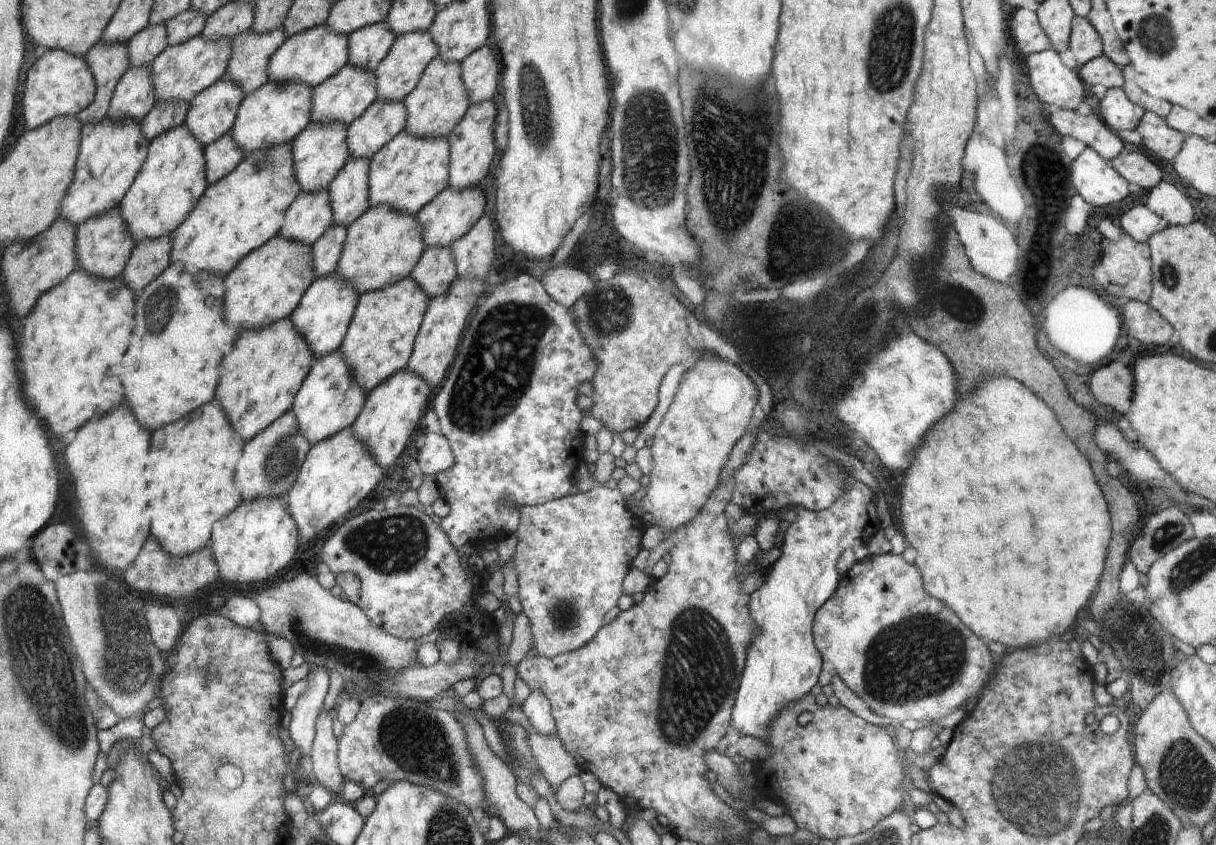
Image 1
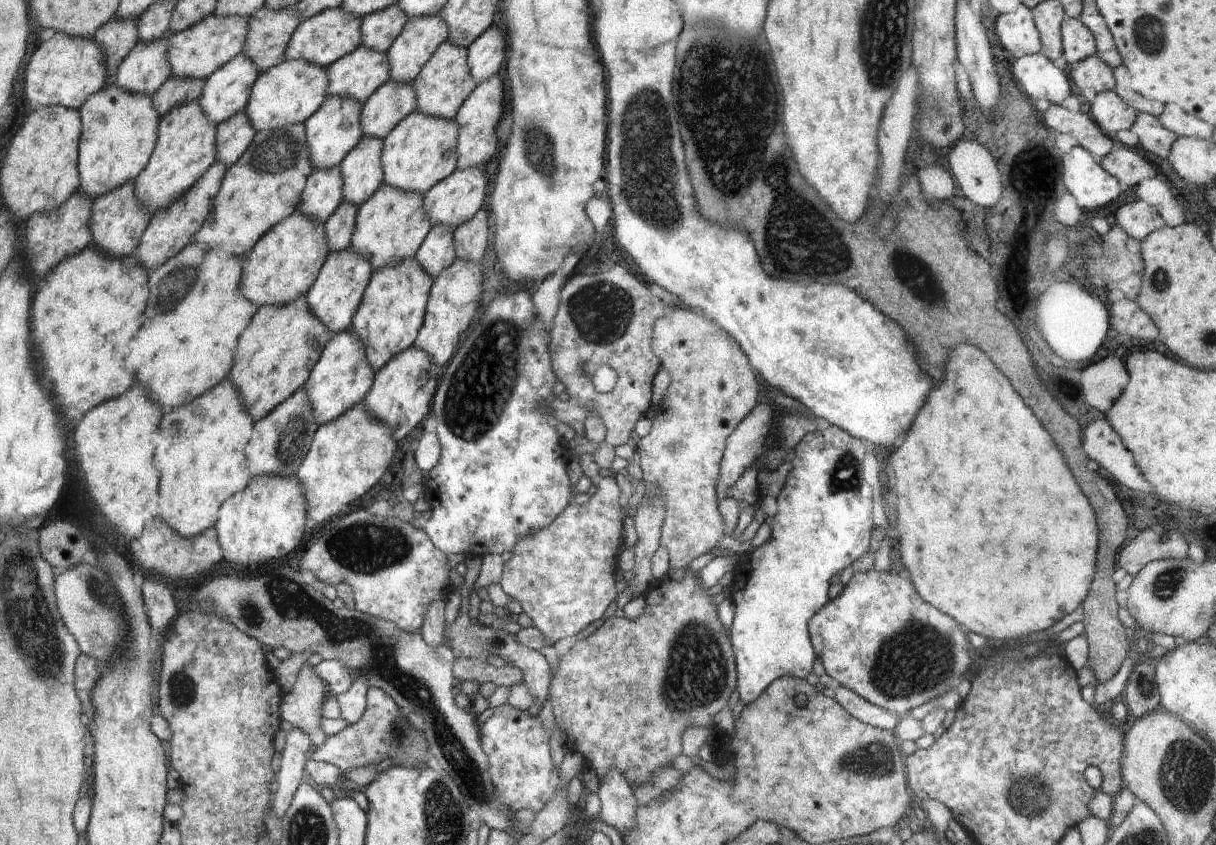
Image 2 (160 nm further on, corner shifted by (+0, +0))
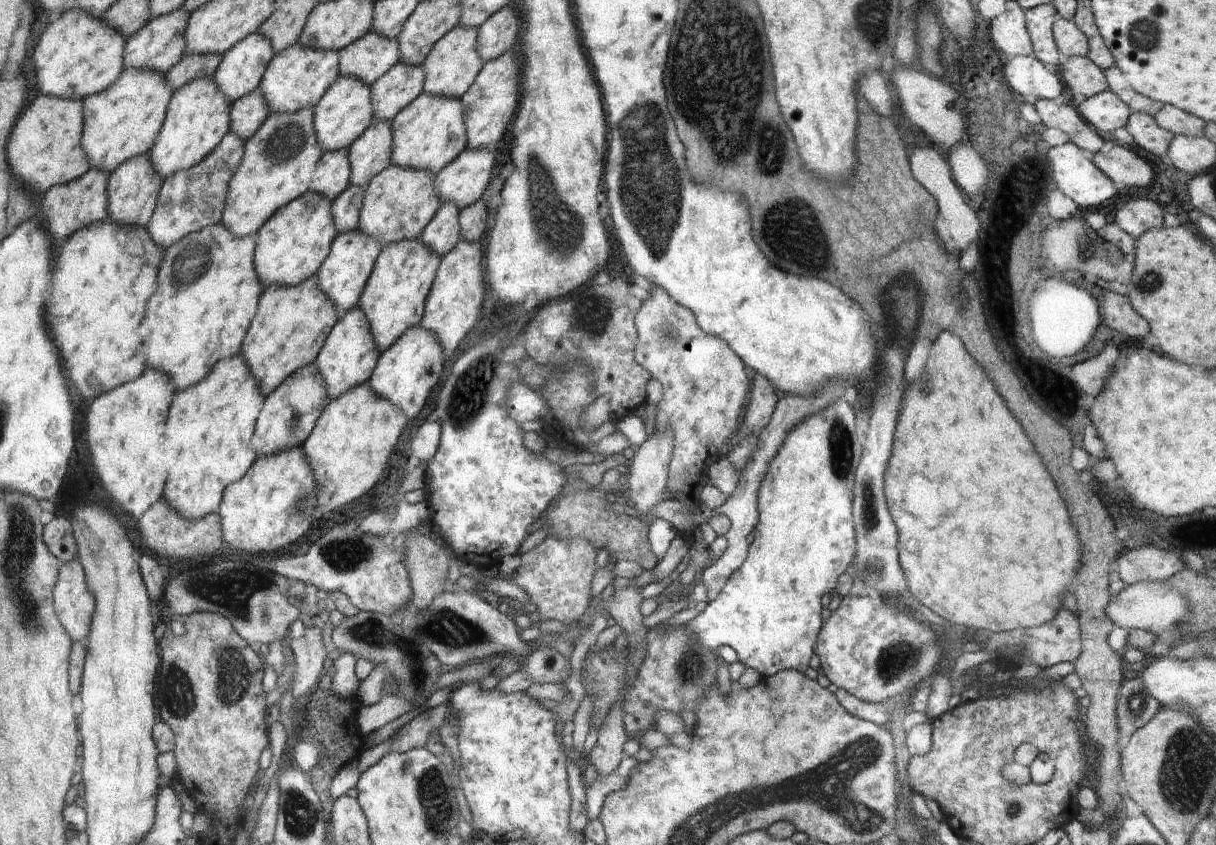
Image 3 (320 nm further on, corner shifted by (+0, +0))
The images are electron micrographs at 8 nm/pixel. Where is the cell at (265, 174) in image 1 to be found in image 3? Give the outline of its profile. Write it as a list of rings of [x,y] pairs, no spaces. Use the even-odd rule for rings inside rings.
[[[313,108],[291,113],[271,112],[245,142],[244,158],[230,179],[220,222],[236,236],[258,232],[280,208],[308,190],[312,173],[324,153],[313,125]]]

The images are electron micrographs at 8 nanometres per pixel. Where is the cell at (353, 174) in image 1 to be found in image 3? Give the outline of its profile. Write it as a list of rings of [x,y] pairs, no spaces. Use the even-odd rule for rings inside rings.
[[[376,121],[347,149],[351,166],[350,185],[368,185],[392,164],[393,129],[390,121]]]

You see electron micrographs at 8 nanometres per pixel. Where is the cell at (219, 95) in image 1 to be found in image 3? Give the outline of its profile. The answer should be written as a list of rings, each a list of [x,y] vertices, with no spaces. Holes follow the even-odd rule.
[[[254,33],[242,39],[234,48],[224,53],[218,68],[213,74],[218,88],[230,102],[246,96],[260,86],[261,80],[264,78],[264,74],[275,54],[276,50],[273,48],[273,44],[260,33]]]

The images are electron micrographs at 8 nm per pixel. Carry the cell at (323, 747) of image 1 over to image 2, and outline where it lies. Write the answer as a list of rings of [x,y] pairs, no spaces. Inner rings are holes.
[[[307,662],[302,665],[292,690],[280,702],[280,717],[302,729],[316,748],[328,736],[320,729],[323,702],[329,696],[326,684]]]

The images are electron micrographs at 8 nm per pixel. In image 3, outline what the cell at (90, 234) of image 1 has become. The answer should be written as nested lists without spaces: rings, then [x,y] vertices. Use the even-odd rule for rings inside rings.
[[[149,153],[124,162],[109,174],[109,216],[111,221],[127,227],[147,227],[156,210],[157,198],[163,176],[154,168]]]

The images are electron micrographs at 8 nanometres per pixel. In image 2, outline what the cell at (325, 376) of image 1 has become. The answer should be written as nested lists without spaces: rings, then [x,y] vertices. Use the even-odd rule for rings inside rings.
[[[352,326],[346,331],[332,334],[304,390],[311,400],[311,409],[318,426],[333,422],[334,419],[345,414],[349,408],[362,403],[373,386],[375,376],[376,372],[365,355],[365,345],[358,335],[352,332]]]

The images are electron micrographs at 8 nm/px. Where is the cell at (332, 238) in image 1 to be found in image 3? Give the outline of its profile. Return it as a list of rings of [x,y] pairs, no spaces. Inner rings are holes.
[[[349,184],[334,200],[332,218],[338,234],[354,230],[359,226],[359,214],[363,205],[367,185]]]

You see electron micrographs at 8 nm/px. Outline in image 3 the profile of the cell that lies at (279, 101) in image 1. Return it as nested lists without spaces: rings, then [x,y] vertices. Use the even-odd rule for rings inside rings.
[[[296,42],[273,56],[258,89],[268,101],[271,112],[291,113],[316,106],[338,78],[340,78],[339,51],[303,47]]]

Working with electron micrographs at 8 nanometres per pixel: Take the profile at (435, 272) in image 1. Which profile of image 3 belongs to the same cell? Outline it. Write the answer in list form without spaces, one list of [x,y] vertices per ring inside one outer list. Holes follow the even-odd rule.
[[[441,203],[435,218],[424,228],[420,240],[441,257],[461,242],[460,208],[454,203]]]

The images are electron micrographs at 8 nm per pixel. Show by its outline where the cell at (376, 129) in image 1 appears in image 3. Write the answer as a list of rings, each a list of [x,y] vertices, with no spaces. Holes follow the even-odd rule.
[[[401,60],[380,79],[372,84],[374,122],[390,121],[413,102],[424,90],[425,68],[422,65],[407,65]]]

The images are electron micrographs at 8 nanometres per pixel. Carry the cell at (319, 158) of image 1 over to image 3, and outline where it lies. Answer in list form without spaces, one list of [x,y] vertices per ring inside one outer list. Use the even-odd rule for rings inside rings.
[[[340,76],[313,108],[313,125],[323,152],[350,147],[374,123],[372,84],[355,76]]]

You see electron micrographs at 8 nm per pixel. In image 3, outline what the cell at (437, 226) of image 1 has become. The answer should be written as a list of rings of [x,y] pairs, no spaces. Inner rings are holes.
[[[466,148],[456,160],[435,174],[442,203],[454,203],[463,209],[471,205],[492,178],[494,154],[489,148]]]

